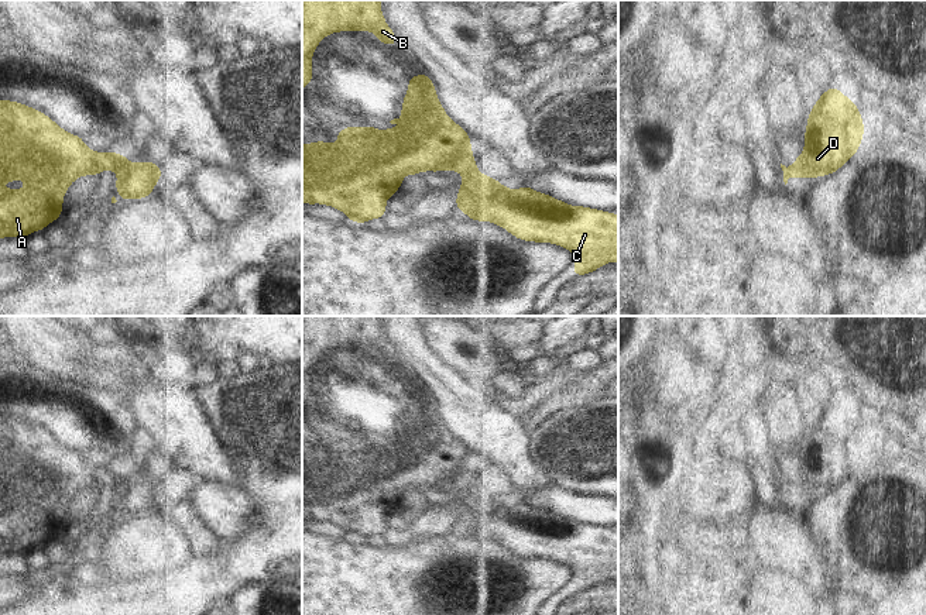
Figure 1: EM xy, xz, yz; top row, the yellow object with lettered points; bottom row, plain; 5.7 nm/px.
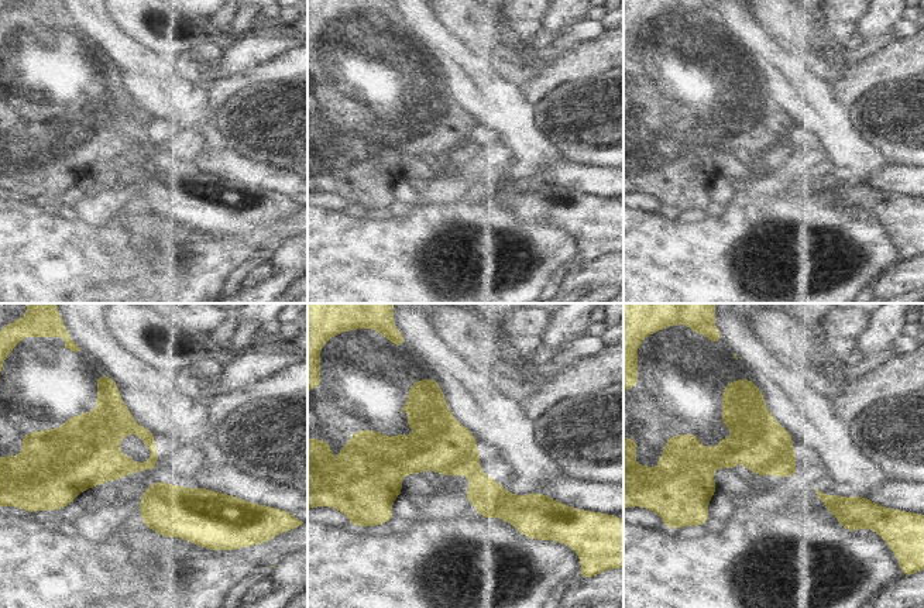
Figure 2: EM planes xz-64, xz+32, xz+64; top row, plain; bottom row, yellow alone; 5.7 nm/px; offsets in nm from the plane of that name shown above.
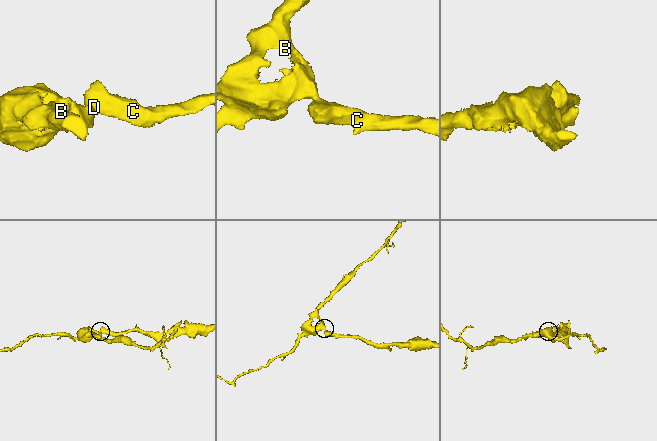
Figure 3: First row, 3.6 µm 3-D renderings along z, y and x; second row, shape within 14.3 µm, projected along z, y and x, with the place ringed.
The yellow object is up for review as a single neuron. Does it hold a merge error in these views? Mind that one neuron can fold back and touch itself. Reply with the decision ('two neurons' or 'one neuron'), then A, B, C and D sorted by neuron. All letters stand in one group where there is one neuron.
two neurons | A B / C D

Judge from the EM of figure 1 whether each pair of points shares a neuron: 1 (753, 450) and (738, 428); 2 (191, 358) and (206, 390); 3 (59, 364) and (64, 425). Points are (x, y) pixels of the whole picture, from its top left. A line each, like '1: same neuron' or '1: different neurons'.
1: same neuron
2: different neurons
3: different neurons

